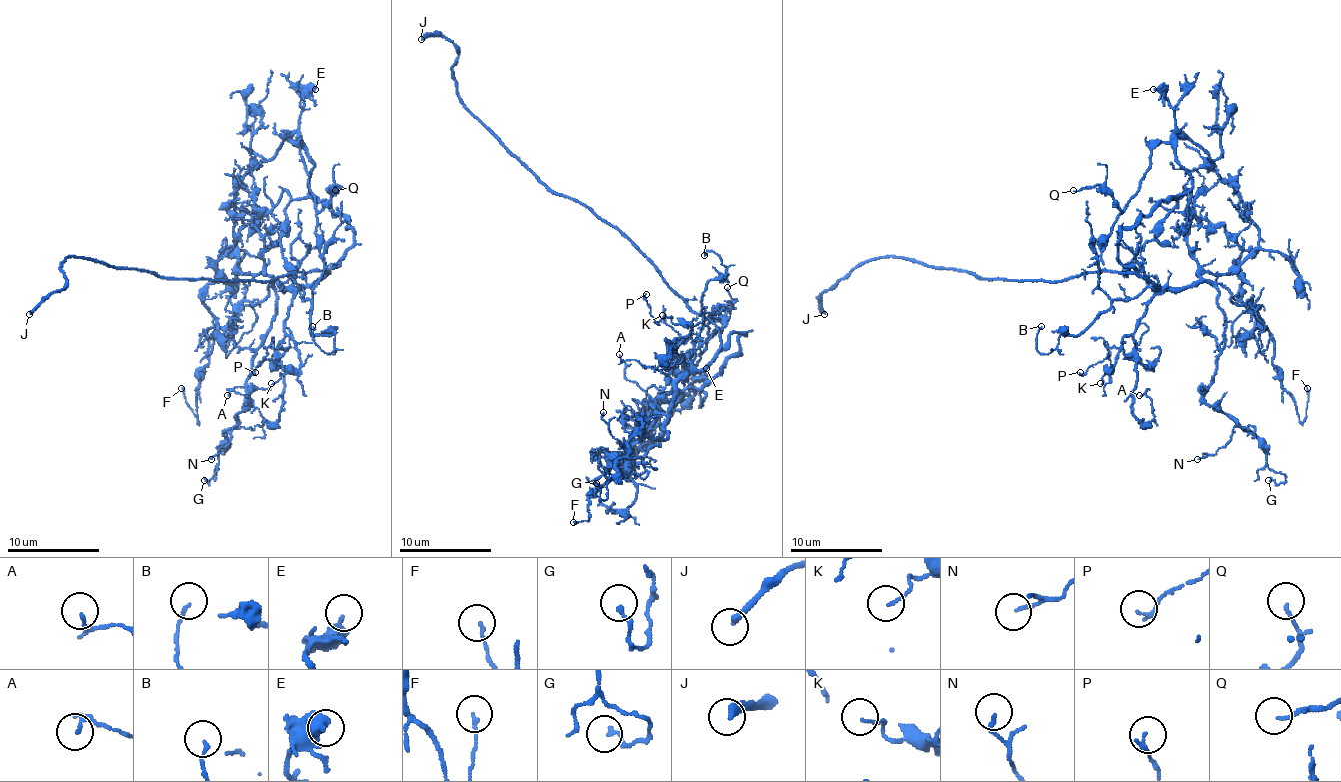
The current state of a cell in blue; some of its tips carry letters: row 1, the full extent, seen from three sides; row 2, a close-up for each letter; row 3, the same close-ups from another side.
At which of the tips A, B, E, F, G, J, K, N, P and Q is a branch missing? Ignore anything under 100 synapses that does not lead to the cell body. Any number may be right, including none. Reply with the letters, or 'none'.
J

